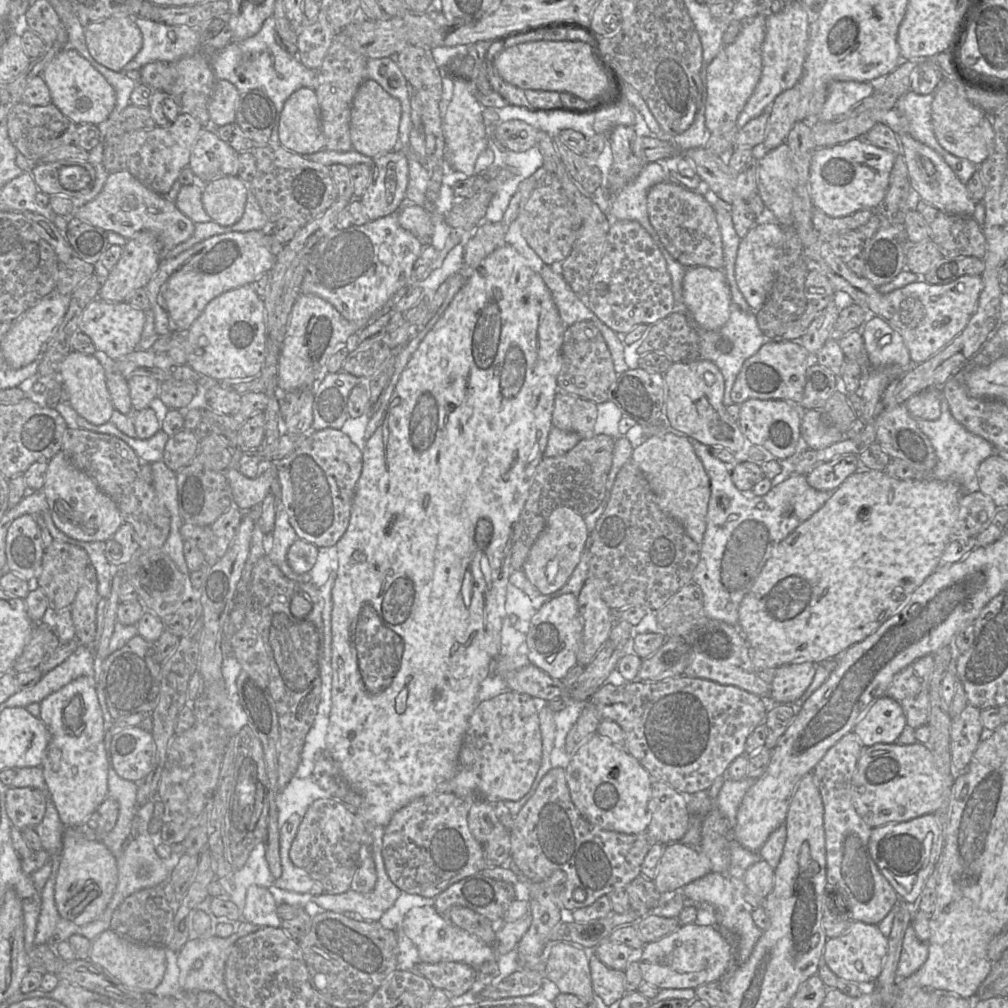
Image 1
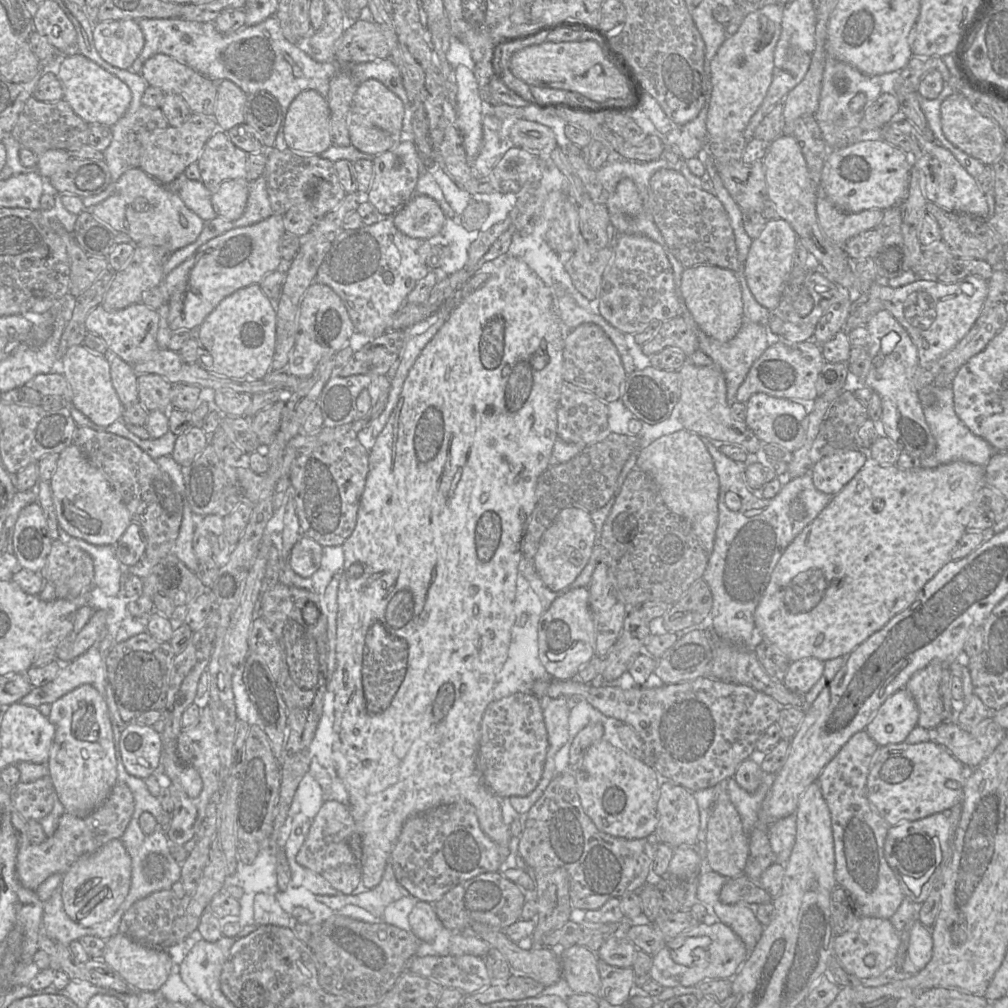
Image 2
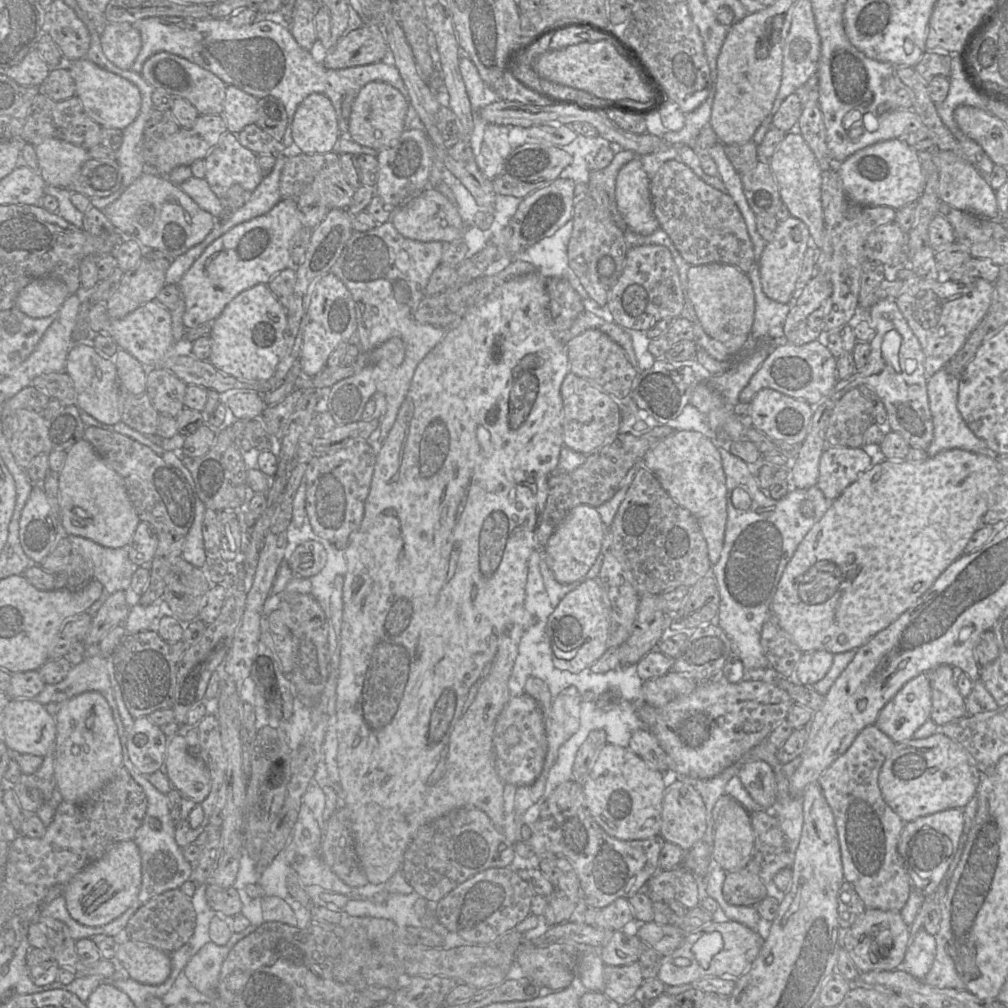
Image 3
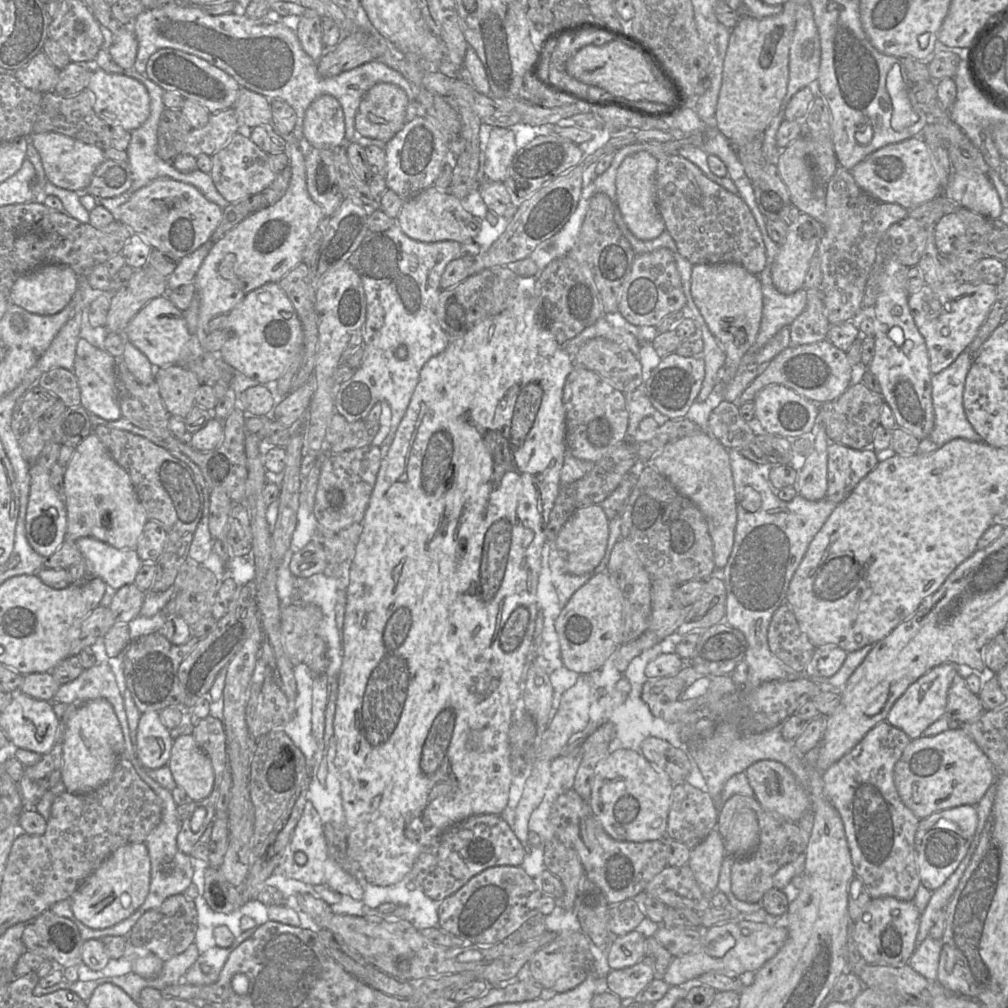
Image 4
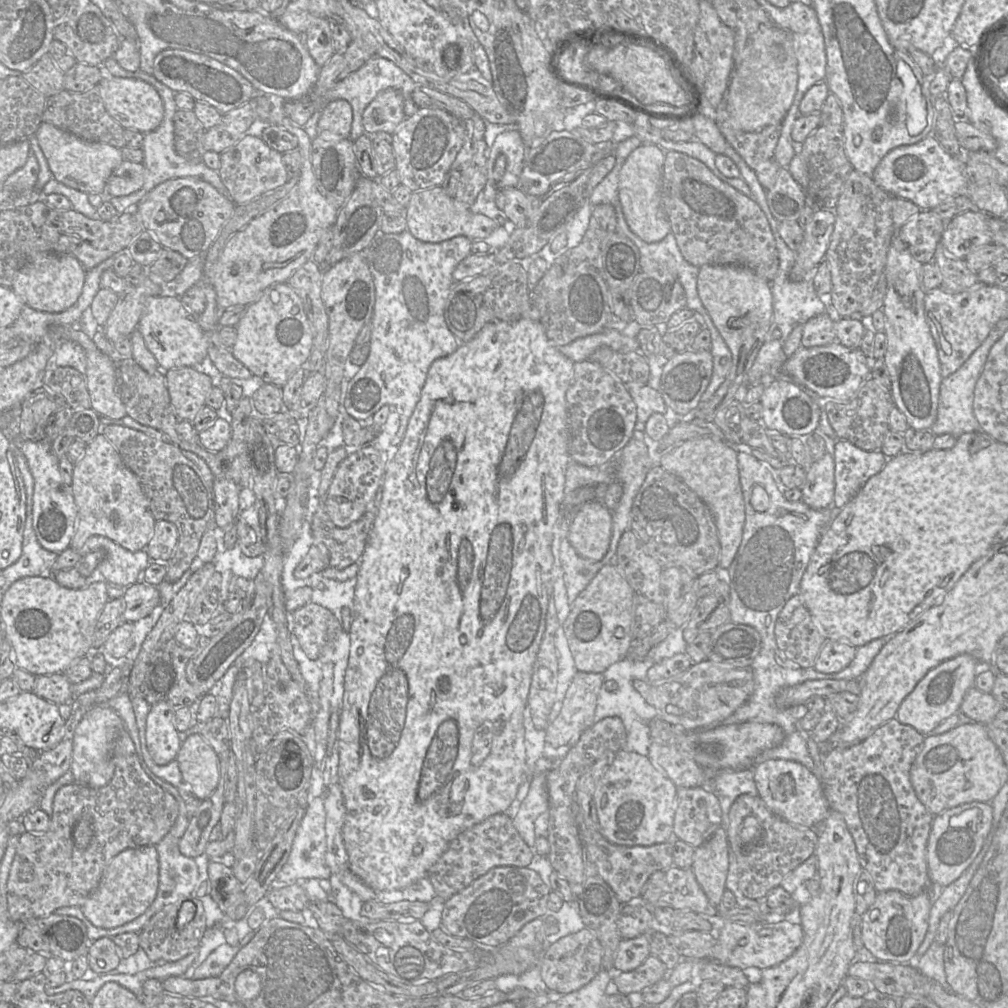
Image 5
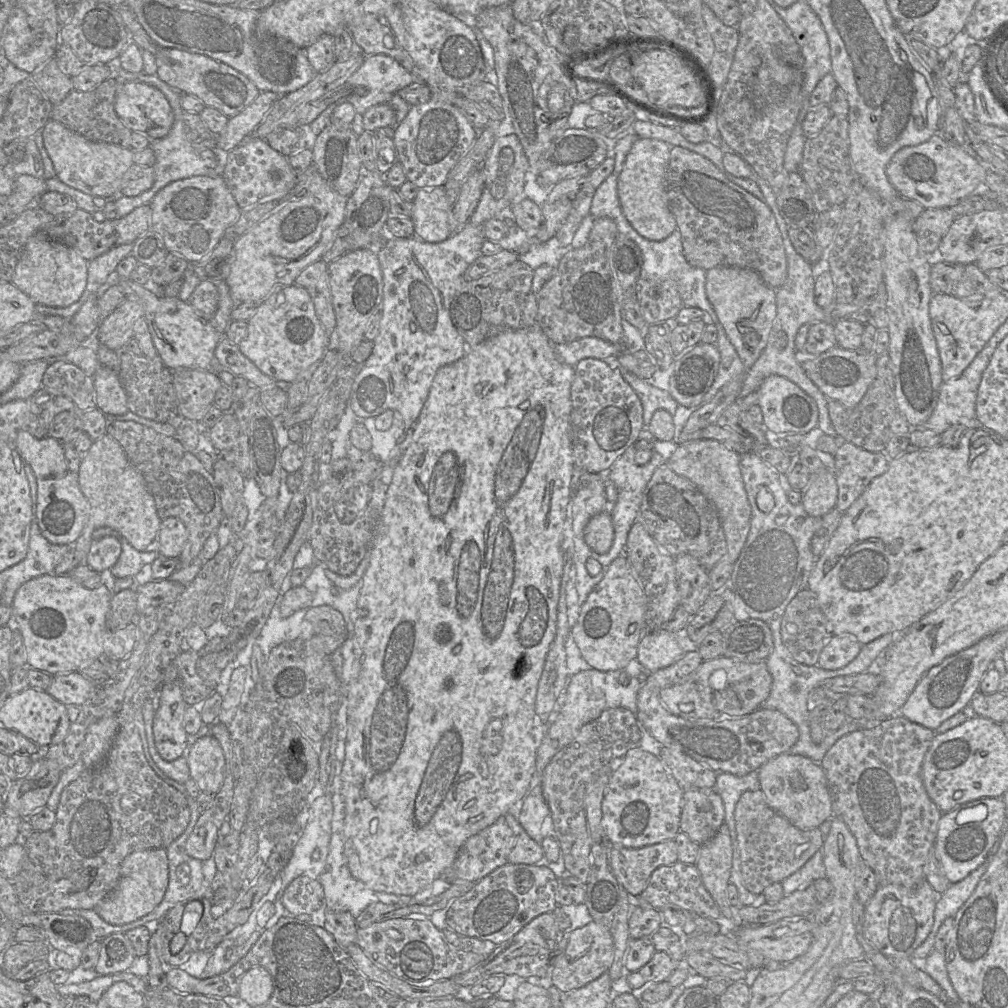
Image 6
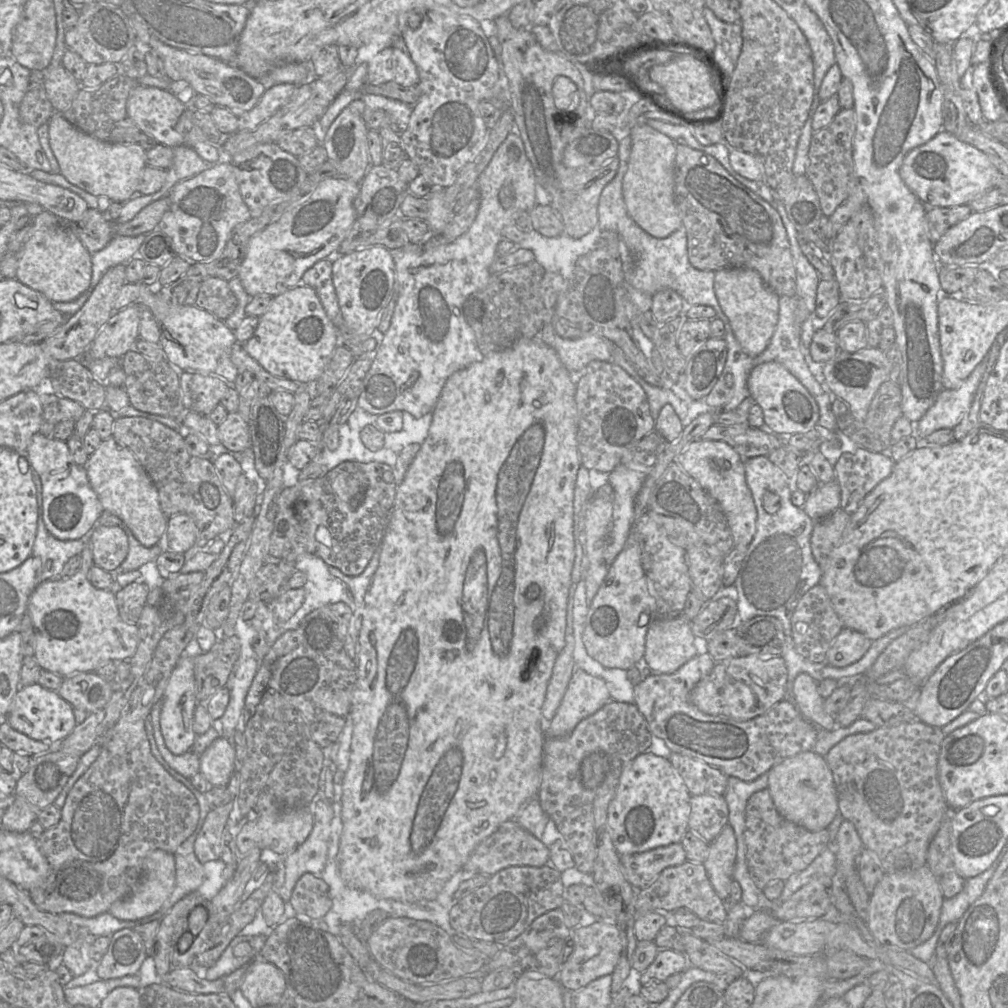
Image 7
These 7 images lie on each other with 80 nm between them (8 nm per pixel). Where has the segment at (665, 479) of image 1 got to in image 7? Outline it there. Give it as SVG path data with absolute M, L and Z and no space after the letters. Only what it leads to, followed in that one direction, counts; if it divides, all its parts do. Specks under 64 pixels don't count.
M718 440L692 442L677 463L720 504L731 530L734 546L749 546L756 533L757 511L747 485L744 460L729 444Z

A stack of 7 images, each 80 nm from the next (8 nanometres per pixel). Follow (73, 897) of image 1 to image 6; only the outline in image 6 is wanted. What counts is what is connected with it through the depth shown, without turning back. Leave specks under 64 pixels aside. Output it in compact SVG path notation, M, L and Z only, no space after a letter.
M166 848L146 849L131 853L122 862L117 886L98 904L95 911L109 924L131 923L158 906L167 890L168 882L169 867Z

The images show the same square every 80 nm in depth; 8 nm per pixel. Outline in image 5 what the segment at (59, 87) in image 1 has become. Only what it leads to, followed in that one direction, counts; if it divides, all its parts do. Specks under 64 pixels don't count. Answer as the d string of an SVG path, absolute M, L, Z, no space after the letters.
M105 75L98 83L107 113L124 129L147 133L159 127L164 117L164 104L154 86L135 78Z

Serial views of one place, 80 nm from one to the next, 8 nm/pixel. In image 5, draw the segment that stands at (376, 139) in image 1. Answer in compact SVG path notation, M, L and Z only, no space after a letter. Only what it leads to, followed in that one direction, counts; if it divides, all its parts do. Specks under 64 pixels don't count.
M387 88L366 106L362 125L366 132L383 131L393 135L405 118L403 95L398 90Z

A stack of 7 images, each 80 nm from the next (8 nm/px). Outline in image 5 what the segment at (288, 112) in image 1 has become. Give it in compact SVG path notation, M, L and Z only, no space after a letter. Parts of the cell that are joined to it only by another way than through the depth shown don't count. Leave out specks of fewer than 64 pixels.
M333 100L323 109L318 121L318 135L326 140L349 138L352 107L346 100Z

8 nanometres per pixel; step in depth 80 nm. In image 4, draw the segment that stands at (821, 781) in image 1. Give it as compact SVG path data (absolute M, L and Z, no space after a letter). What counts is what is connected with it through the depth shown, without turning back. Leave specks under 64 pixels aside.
M885 720L873 727L854 748L822 774L824 793L840 813L844 824L854 873L862 879L872 899L891 896L911 901L921 885L915 849L920 819L902 802L894 782L894 767L910 742L904 731Z

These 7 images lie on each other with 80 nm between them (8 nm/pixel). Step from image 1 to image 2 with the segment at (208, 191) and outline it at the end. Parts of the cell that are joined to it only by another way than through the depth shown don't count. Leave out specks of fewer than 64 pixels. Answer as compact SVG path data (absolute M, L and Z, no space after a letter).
M242 178L227 180L212 193L212 205L218 217L234 221L243 215L249 196L249 182Z

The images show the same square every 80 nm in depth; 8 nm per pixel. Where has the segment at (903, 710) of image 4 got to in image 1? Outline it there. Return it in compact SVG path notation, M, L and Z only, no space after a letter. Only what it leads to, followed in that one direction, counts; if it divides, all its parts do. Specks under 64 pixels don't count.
M884 696L872 704L853 732L864 747L869 747L879 743L895 743L906 726L906 717L900 704Z

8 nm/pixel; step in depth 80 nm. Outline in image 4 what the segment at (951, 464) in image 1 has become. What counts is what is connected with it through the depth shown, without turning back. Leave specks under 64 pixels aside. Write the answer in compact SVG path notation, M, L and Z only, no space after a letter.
M966 349L949 367L931 377L934 427L929 438L940 447L957 438L974 442L982 441L980 435L968 421L963 406L965 381L974 361L973 354L974 353L969 353Z

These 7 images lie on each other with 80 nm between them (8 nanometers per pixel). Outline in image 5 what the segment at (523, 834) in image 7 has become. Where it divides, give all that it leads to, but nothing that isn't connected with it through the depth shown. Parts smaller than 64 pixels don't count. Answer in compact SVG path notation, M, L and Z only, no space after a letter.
M497 813L458 834L441 857L429 868L426 877L431 882L436 896L447 900L491 868L527 867L534 853L534 848L528 846L522 839L512 819L505 813Z

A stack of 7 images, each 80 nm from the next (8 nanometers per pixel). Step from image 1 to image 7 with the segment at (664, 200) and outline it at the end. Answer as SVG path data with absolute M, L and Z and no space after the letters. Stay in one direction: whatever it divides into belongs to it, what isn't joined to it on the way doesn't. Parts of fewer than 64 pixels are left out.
M677 144L674 200L687 234L690 263L698 270L717 271L742 267L757 271L779 296L796 294L796 270L786 229L776 208L732 177L711 155Z

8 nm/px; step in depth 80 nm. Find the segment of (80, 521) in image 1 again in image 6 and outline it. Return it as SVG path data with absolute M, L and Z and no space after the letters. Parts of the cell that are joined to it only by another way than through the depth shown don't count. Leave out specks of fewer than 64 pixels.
M107 433L95 440L86 457L81 461L78 471L79 487L89 504L88 520L72 545L77 552L78 565L87 565L87 555L92 544L92 533L100 527L108 527L118 531L136 550L157 550L159 527L162 519L159 517L156 504L142 474L130 463L121 445Z

